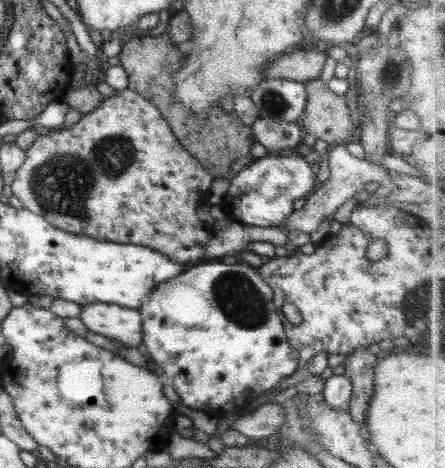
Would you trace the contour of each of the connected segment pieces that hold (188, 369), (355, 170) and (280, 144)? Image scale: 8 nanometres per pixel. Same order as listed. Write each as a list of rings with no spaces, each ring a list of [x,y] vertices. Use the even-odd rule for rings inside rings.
[[[206,260],[198,264],[191,264],[181,274],[157,284],[153,288],[153,292],[149,292],[147,302],[143,302],[139,306],[138,311],[139,315],[141,315],[141,343],[145,346],[147,354],[150,354],[156,371],[163,377],[171,379],[171,384],[179,397],[179,402],[189,408],[201,410],[222,423],[231,412],[245,414],[254,410],[259,406],[259,401],[266,395],[267,390],[274,388],[276,384],[281,383],[287,376],[291,376],[302,364],[297,355],[298,350],[292,349],[287,342],[281,319],[277,316],[275,305],[273,304],[271,288],[261,280],[257,269],[245,262],[224,264],[219,260]]]
[[[345,145],[330,146],[328,148],[328,154],[326,156],[329,166],[329,178],[321,184],[320,188],[313,192],[313,194],[306,197],[305,204],[296,211],[293,211],[285,223],[281,223],[279,226],[283,233],[287,233],[293,230],[311,235],[317,231],[317,226],[321,224],[325,216],[332,214],[349,198],[353,197],[356,192],[359,192],[364,184],[369,182],[375,183],[393,183],[397,180],[397,177],[388,173],[385,168],[380,165],[366,162],[365,160],[359,160],[359,158],[353,158],[351,154],[345,149]]]
[[[259,118],[250,128],[255,141],[267,149],[268,154],[280,154],[287,148],[289,151],[301,145],[301,126],[298,122],[282,122]]]

